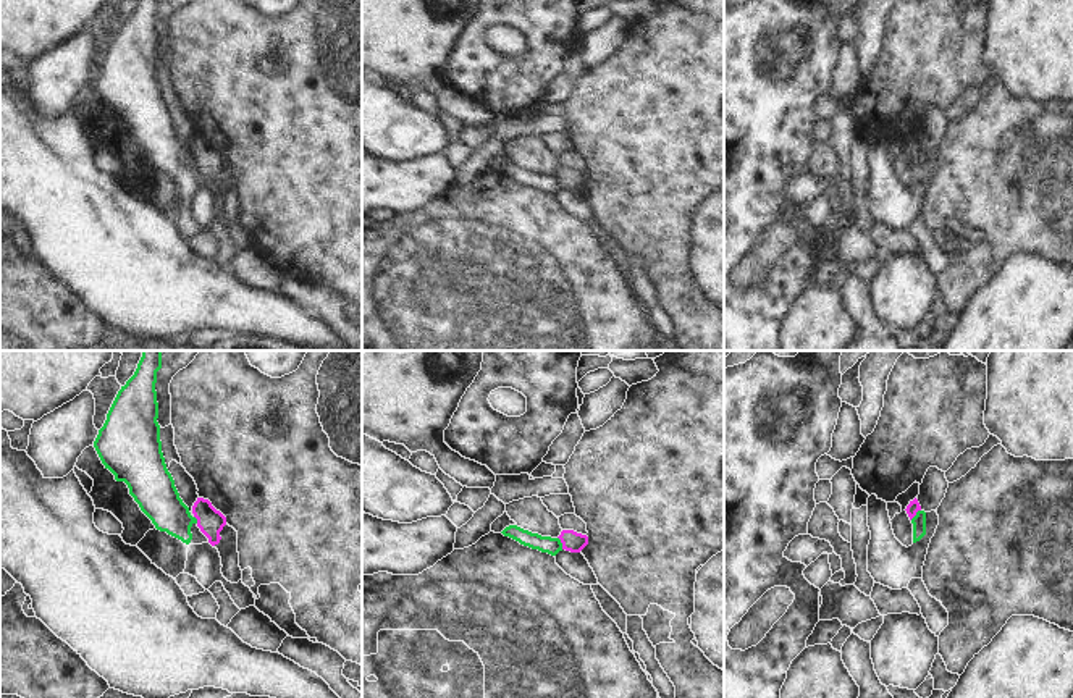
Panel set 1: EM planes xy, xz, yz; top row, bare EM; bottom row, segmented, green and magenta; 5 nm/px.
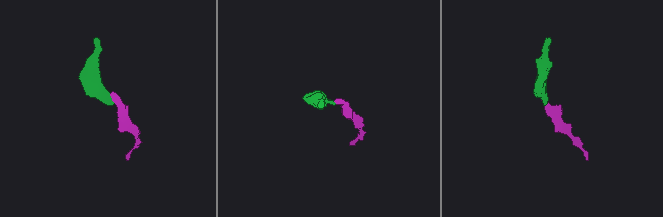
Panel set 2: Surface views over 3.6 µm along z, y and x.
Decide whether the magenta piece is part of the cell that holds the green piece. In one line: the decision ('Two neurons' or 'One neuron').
Two neurons.

